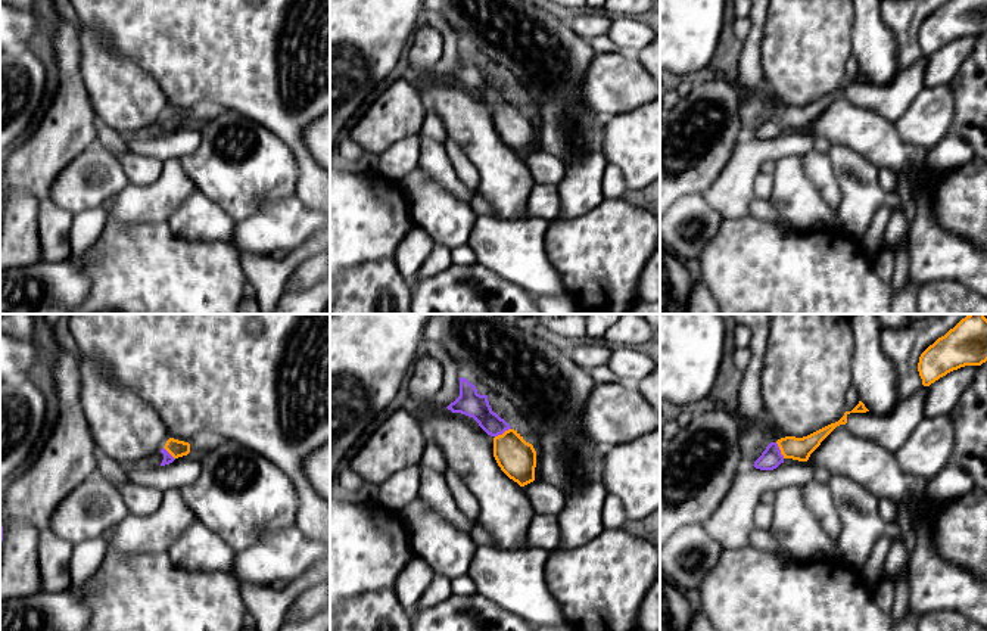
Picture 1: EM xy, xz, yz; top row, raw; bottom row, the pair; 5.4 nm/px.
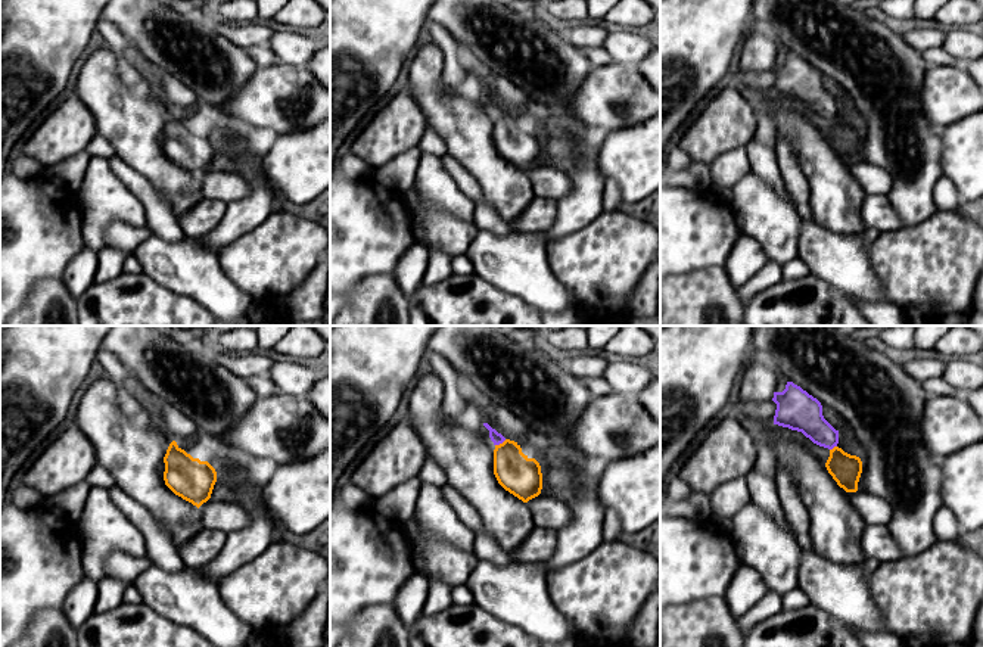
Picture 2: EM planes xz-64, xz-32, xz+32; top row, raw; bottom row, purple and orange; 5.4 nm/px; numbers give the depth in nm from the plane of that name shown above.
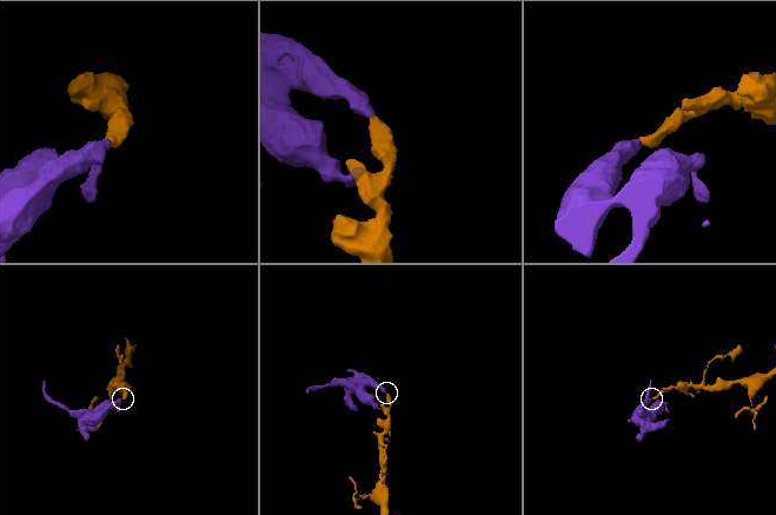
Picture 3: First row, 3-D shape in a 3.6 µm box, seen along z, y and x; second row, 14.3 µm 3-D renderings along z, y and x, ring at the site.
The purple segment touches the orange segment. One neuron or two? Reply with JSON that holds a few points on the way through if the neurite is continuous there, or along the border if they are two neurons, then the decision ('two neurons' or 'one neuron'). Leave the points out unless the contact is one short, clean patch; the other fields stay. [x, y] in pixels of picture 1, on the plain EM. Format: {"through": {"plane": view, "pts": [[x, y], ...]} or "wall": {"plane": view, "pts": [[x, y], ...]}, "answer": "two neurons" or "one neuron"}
{"through": {"plane": "xz", "pts": [[470, 72], [503, 102], [516, 127]]}, "answer": "one neuron"}

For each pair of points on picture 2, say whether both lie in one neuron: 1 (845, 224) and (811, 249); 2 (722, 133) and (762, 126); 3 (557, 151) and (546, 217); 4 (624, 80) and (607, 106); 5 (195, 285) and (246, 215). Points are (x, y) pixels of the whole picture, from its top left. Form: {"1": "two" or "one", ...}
{"1": "two", "2": "two", "3": "two", "4": "one", "5": "two"}

